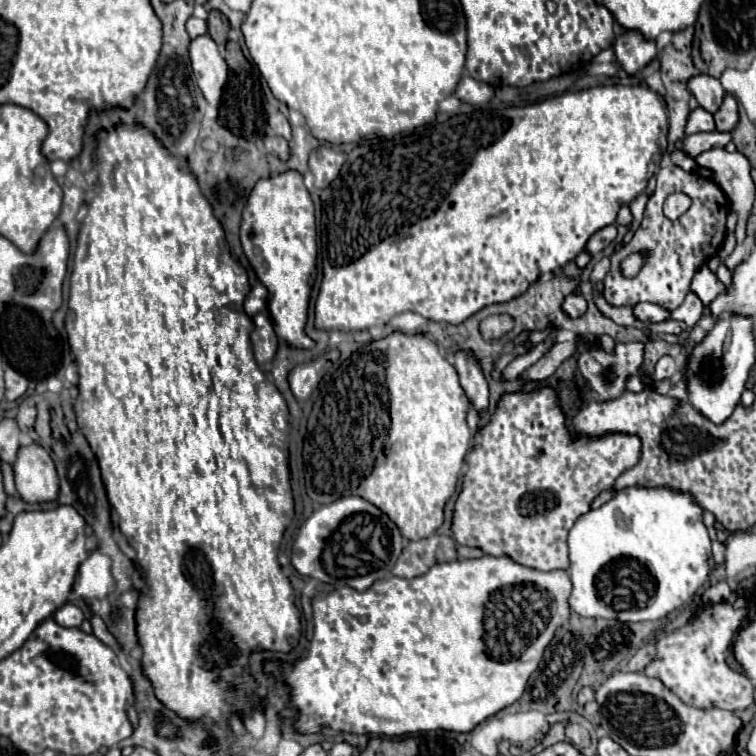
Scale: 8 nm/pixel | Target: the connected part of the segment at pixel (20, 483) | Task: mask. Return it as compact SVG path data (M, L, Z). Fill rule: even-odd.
M37 443L19 449L13 477L17 493L27 503L47 503L59 495L59 477L51 455Z

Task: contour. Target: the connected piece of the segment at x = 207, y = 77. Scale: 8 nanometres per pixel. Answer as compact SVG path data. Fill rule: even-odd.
M205 33L191 39L189 59L193 65L193 75L203 97L217 107L221 99L223 85L227 81L227 63L219 51L219 45Z

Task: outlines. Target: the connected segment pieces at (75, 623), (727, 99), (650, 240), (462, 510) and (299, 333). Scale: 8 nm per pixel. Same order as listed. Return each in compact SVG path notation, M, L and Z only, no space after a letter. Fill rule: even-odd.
M65 603L61 609L55 611L55 621L61 627L79 627L83 623L83 613L79 607L75 607L73 603Z
M725 93L721 107L715 111L713 117L715 117L715 125L719 131L733 131L735 129L739 115L737 115L737 101L733 99L733 95Z
M667 165L657 171L657 187L647 201L643 221L635 231L633 239L619 251L611 255L611 269L607 279L603 279L603 297L617 307L635 305L639 301L649 301L661 305L667 311L677 309L685 295L691 289L691 279L697 269L709 261L711 255L717 255L725 241L725 219L731 211L731 203L723 189L711 179L703 179L699 173L687 173L677 165ZM683 191L691 197L691 207L679 219L671 221L663 215L663 201L669 193ZM641 253L645 263L635 277L625 277L621 273L621 261L631 255Z
M543 385L533 391L505 393L489 423L473 437L473 447L465 455L467 471L463 487L453 507L451 531L457 545L479 547L483 553L501 557L509 555L513 561L539 569L569 569L567 561L567 533L575 525L579 513L591 509L591 501L601 491L613 491L615 479L635 467L641 457L641 439L629 433L605 433L601 437L577 437L567 425L565 411L559 409L553 387Z
M283 171L279 175L271 175L259 179L247 199L243 209L239 239L243 245L243 253L253 267L257 279L267 287L267 309L271 313L271 321L279 341L285 341L293 349L311 349L315 341L305 333L307 311L309 311L309 295L311 285L317 277L317 229L315 229L315 209L309 191L303 185L303 175L299 171Z

